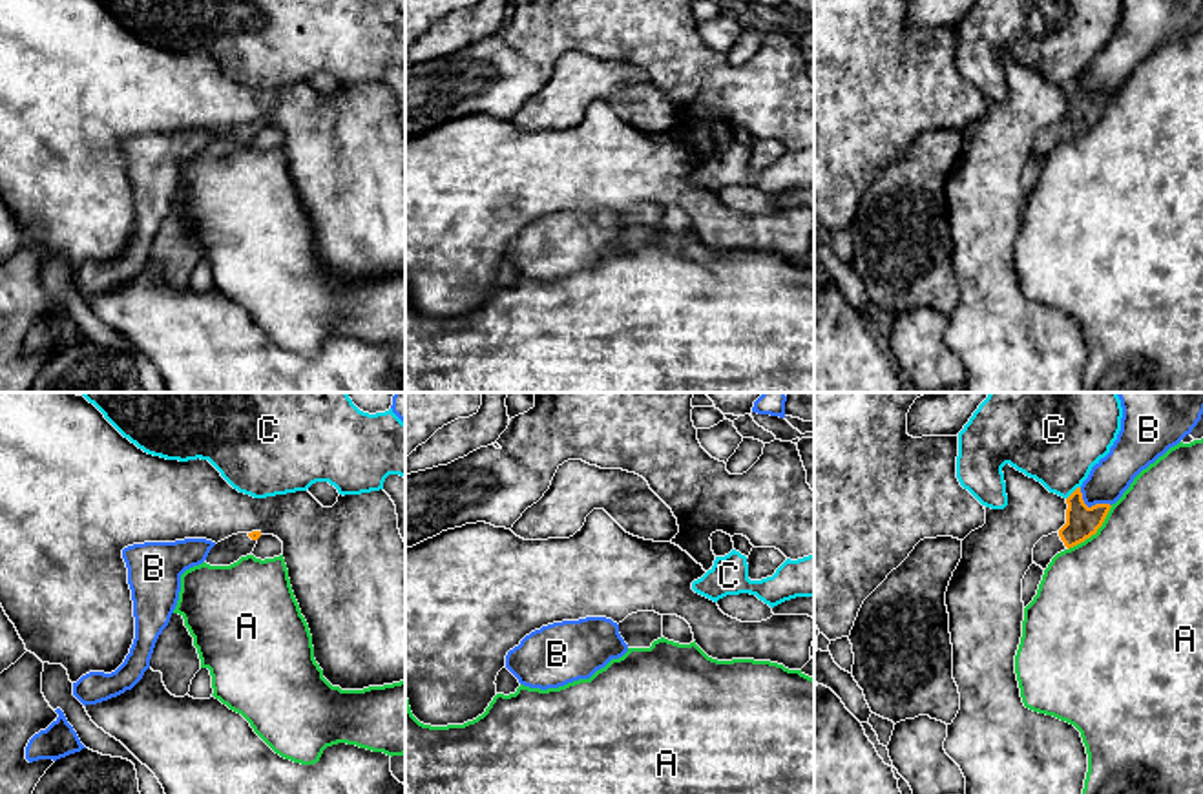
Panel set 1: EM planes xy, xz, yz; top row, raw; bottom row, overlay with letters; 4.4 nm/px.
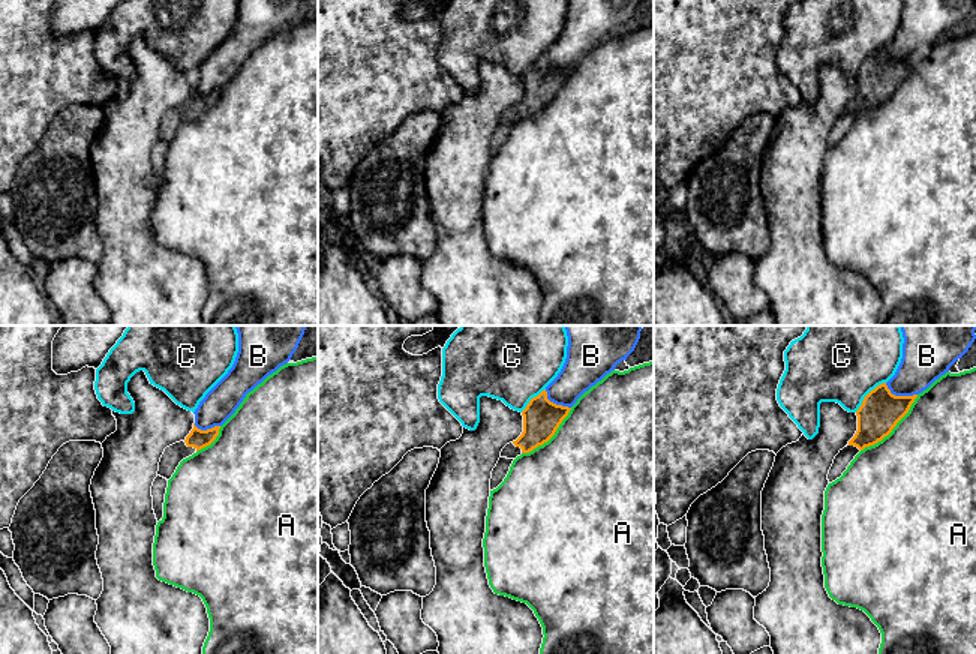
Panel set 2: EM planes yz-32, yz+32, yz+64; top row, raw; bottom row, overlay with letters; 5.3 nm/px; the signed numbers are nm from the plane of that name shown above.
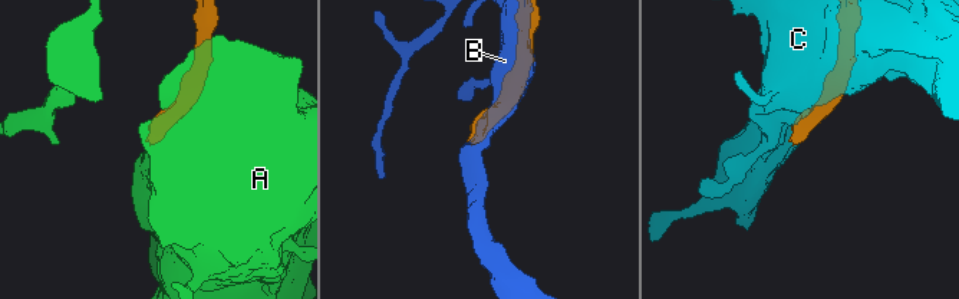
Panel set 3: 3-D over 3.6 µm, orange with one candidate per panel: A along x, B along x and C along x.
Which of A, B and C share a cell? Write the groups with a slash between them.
A / B / C

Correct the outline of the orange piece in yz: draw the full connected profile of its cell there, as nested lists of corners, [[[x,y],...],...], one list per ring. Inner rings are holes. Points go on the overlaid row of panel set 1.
[[[1081,487],[1066,498],[1066,504],[1066,524],[1057,533],[1042,537],[1033,548],[1033,562],[1042,569],[1048,568],[1057,553],[1095,535],[1112,507],[1110,504],[1095,504],[1088,507],[1083,500]]]

